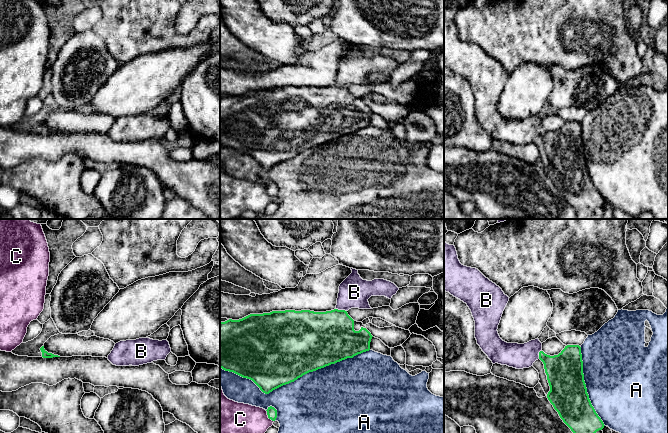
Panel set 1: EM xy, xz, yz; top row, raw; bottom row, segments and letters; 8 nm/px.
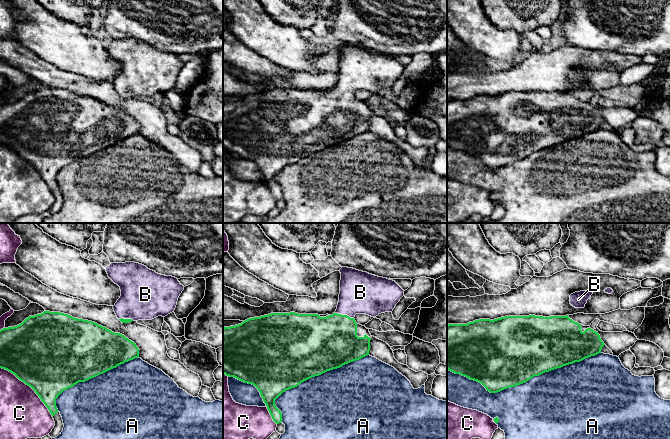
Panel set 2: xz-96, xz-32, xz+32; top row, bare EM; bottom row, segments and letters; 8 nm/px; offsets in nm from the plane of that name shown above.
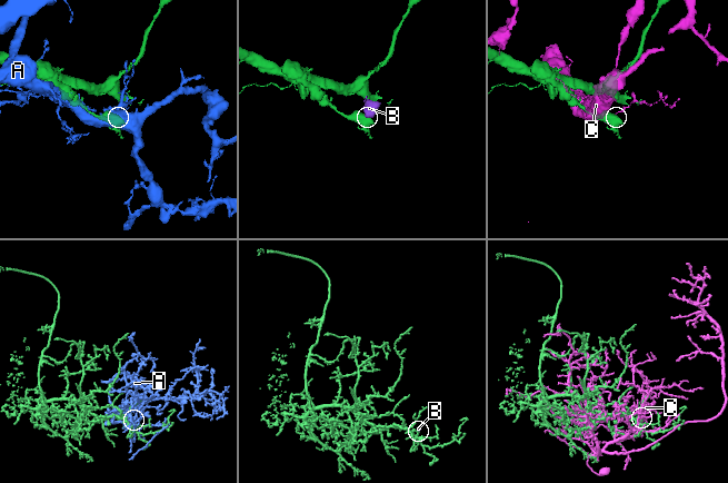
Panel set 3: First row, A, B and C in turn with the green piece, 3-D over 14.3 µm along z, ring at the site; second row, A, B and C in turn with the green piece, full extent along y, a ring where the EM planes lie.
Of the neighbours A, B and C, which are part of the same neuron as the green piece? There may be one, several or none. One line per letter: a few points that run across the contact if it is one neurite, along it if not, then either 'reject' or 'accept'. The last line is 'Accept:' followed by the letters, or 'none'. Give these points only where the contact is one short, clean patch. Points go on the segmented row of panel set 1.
A: reject
B: line xz (329, 337), (336, 327), (341, 310), (344, 302), (354, 292); accept
C: reject
Accept: B

